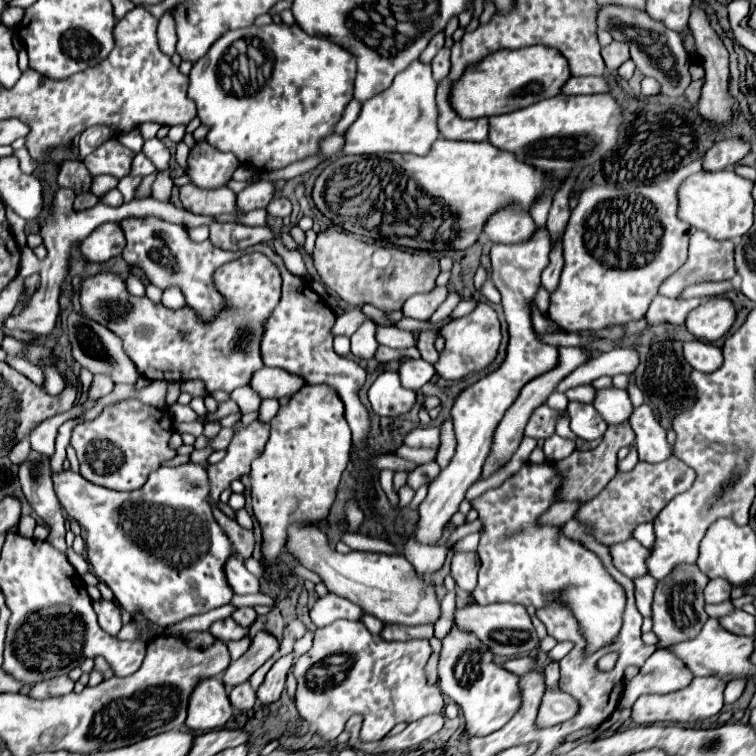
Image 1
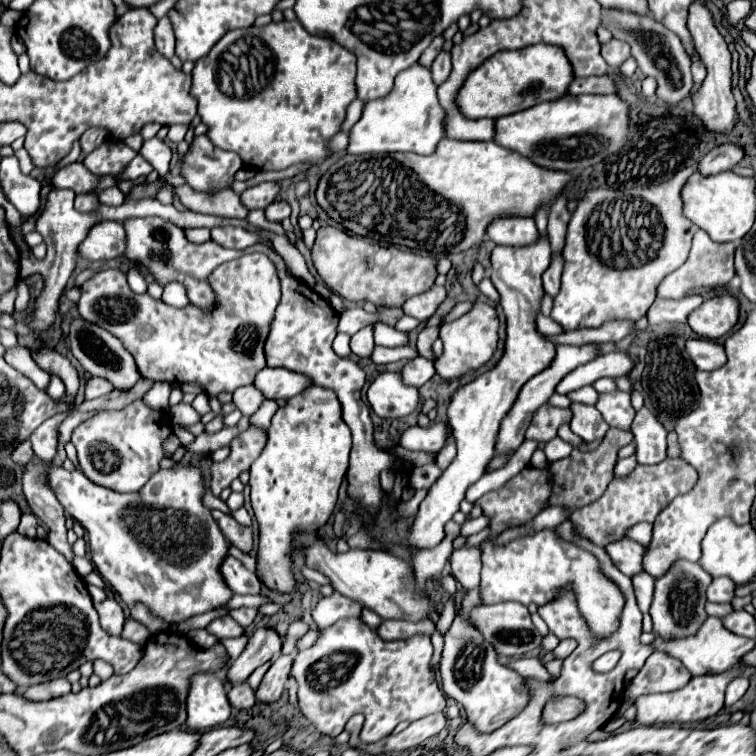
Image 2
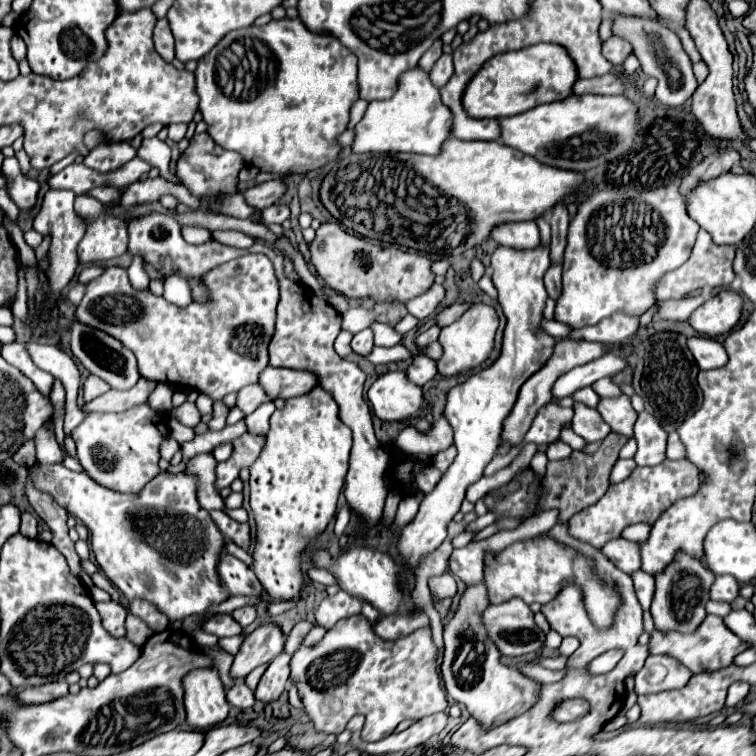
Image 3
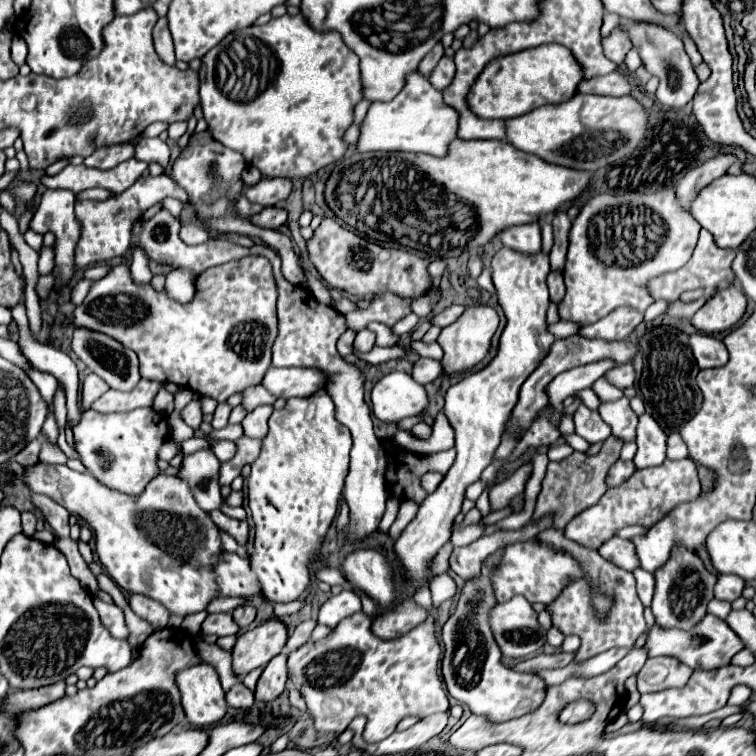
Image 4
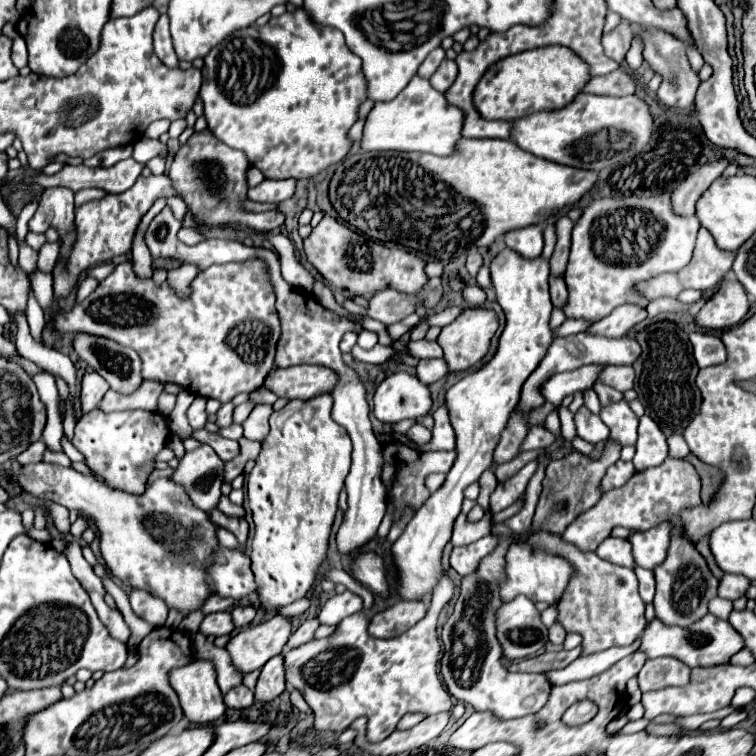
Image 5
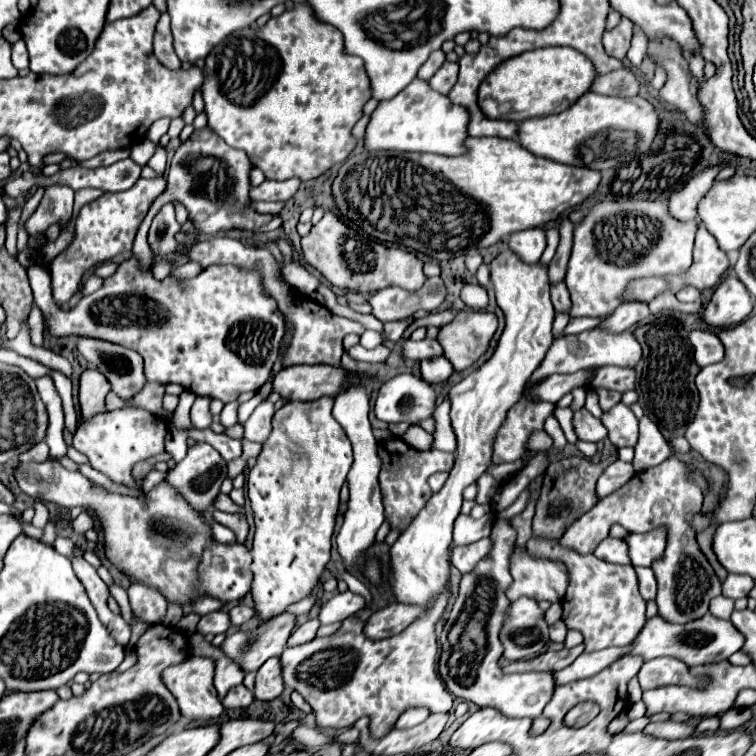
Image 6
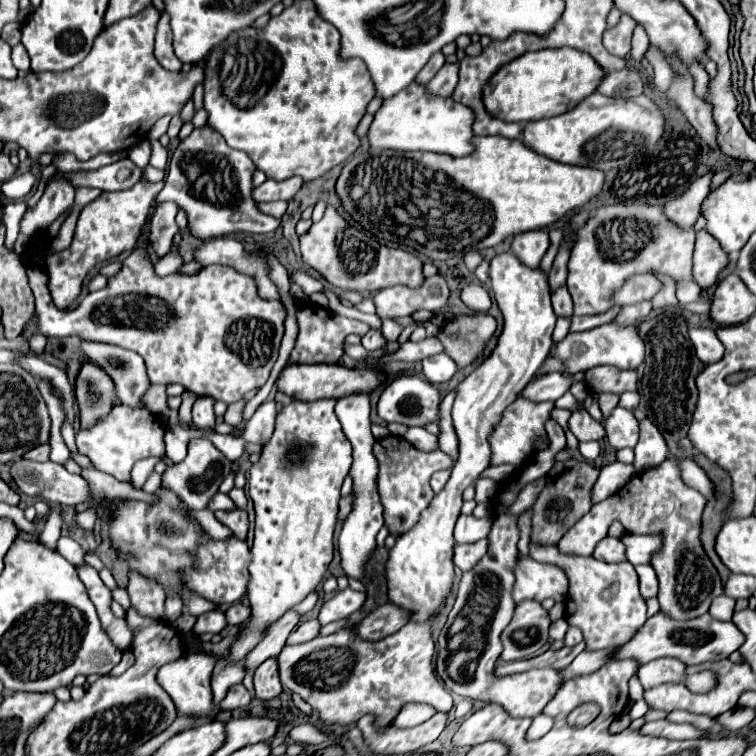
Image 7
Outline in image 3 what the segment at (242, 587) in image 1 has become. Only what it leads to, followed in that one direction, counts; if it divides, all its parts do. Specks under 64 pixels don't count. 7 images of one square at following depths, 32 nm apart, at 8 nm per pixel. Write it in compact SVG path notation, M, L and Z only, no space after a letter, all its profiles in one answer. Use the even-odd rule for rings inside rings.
M224 554L220 558L218 574L220 574L222 586L232 596L236 596L236 594L260 596L260 592L262 592L262 584L256 580L256 574L242 560L238 560L230 554Z

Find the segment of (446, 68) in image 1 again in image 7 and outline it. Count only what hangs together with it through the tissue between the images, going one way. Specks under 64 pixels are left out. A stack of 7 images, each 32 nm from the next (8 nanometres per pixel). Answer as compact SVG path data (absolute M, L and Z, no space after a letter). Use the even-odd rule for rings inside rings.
M444 64L438 74L428 82L428 92L436 94L436 96L444 96L450 98L450 94L454 92L458 82L458 64Z

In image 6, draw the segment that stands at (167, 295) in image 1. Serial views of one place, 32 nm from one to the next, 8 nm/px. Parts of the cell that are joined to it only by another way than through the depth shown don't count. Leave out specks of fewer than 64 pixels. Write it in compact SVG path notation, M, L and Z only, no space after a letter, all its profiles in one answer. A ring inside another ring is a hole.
M188 262L188 264L184 264L184 266L174 268L174 270L170 272L170 276L172 276L174 280L178 280L178 282L184 282L184 280L190 280L190 278L198 276L200 270L202 270L202 268L200 268L196 262Z

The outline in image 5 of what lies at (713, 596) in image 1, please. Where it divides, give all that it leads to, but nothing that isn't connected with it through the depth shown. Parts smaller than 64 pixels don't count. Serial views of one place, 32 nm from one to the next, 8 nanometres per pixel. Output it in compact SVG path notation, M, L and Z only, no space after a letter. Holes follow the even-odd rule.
M724 574L720 580L720 588L718 588L718 596L726 598L726 600L736 600L740 596L744 596L744 592L748 590L750 582L744 576L736 576L736 574Z

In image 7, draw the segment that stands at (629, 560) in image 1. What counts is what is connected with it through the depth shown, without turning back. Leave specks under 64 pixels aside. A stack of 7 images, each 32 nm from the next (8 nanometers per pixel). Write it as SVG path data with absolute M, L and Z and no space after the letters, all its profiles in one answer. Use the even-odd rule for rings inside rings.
M606 536L594 550L594 558L604 562L626 562L626 546L620 538Z

